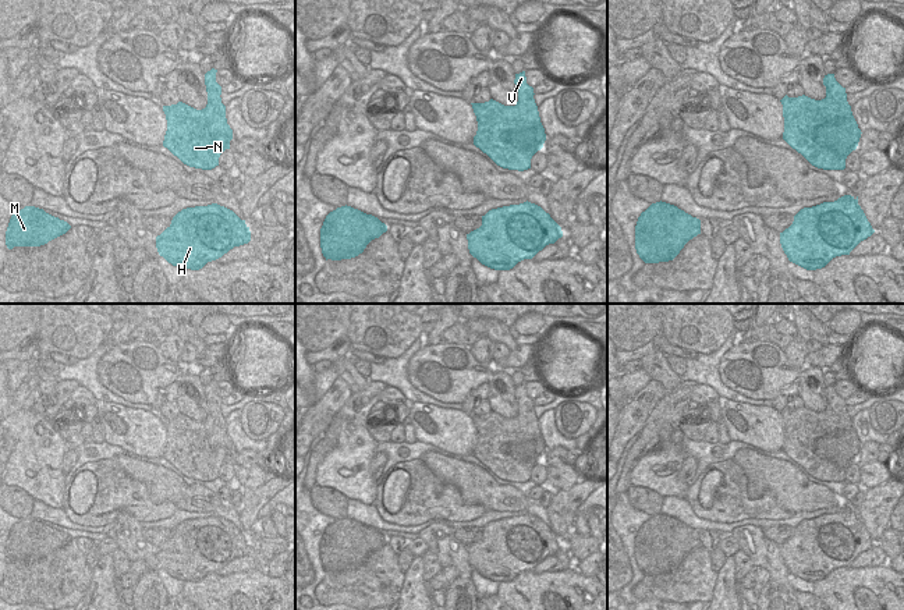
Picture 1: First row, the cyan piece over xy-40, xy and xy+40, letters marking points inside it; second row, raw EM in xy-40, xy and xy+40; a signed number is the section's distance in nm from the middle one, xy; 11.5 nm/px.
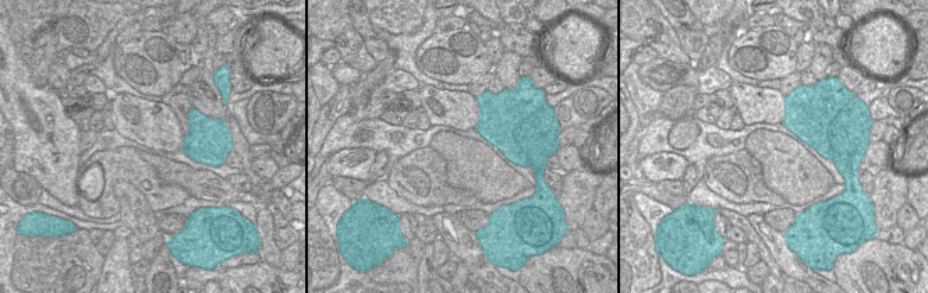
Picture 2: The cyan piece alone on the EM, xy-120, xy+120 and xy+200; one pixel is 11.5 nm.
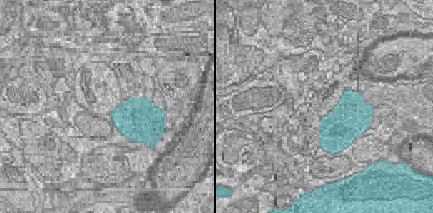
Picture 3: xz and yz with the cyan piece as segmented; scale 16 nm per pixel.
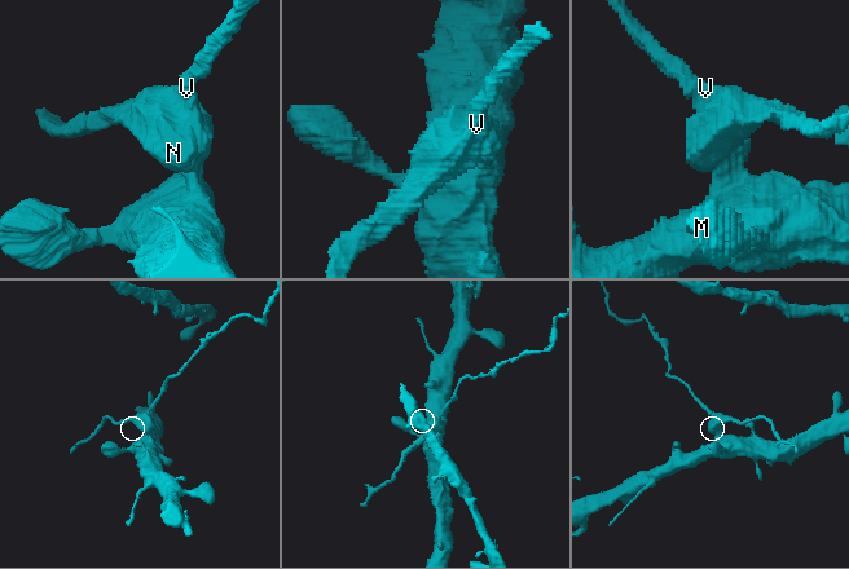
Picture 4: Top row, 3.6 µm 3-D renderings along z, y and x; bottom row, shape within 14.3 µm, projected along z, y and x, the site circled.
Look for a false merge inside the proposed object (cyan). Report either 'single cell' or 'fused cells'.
fused cells

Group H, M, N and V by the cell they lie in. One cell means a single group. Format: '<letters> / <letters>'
H M / N V

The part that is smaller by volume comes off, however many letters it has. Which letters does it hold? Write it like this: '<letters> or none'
N, V

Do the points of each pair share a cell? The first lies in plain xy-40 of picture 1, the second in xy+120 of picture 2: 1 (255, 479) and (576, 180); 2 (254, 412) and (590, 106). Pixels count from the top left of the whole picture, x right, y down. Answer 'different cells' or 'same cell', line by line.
1: different cells
2: same cell

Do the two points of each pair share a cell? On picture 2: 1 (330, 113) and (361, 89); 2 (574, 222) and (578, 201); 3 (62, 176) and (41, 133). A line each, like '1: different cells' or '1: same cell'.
1: different cells
2: same cell
3: same cell

